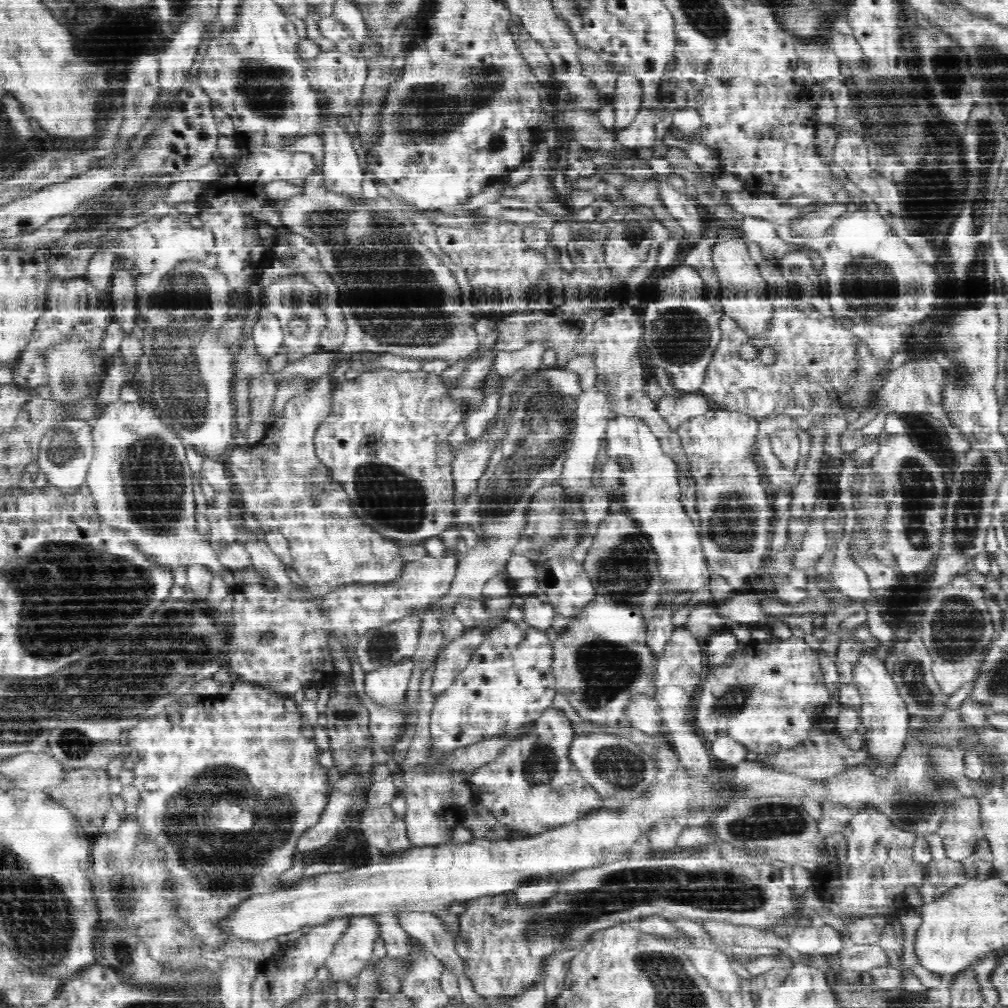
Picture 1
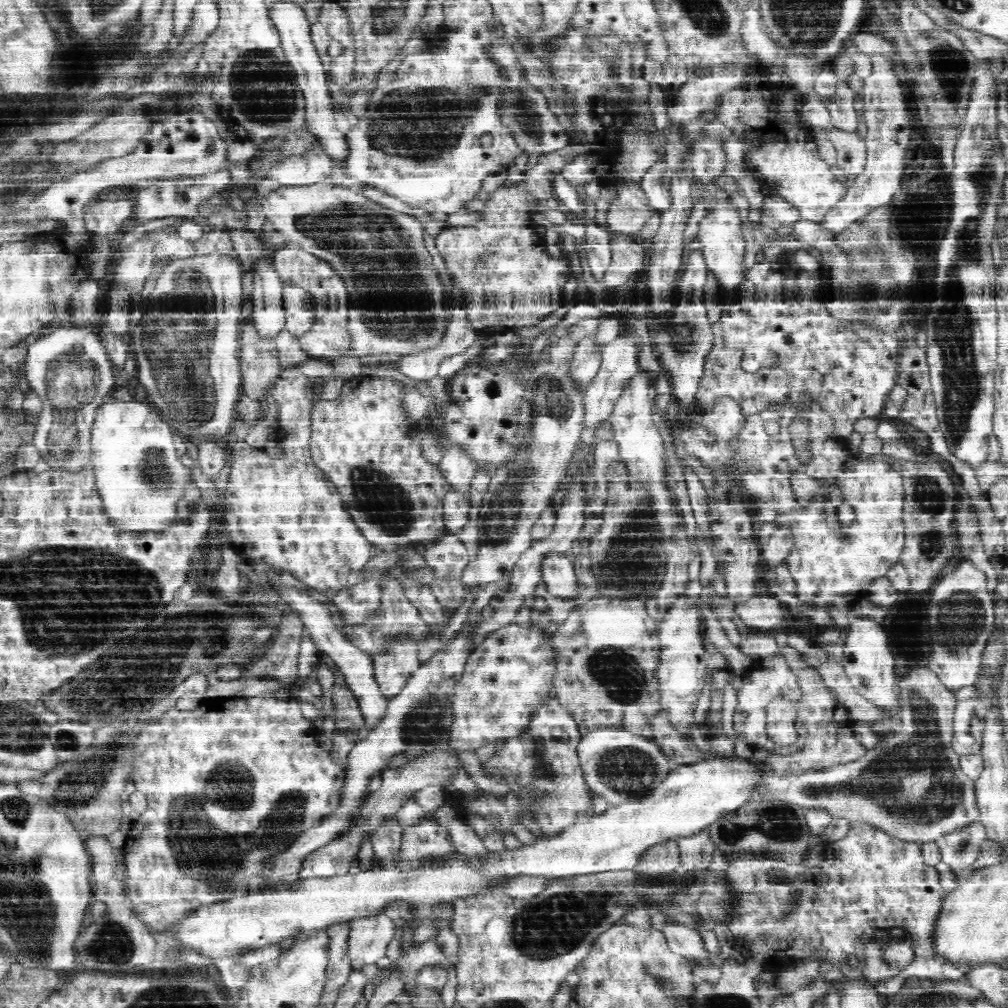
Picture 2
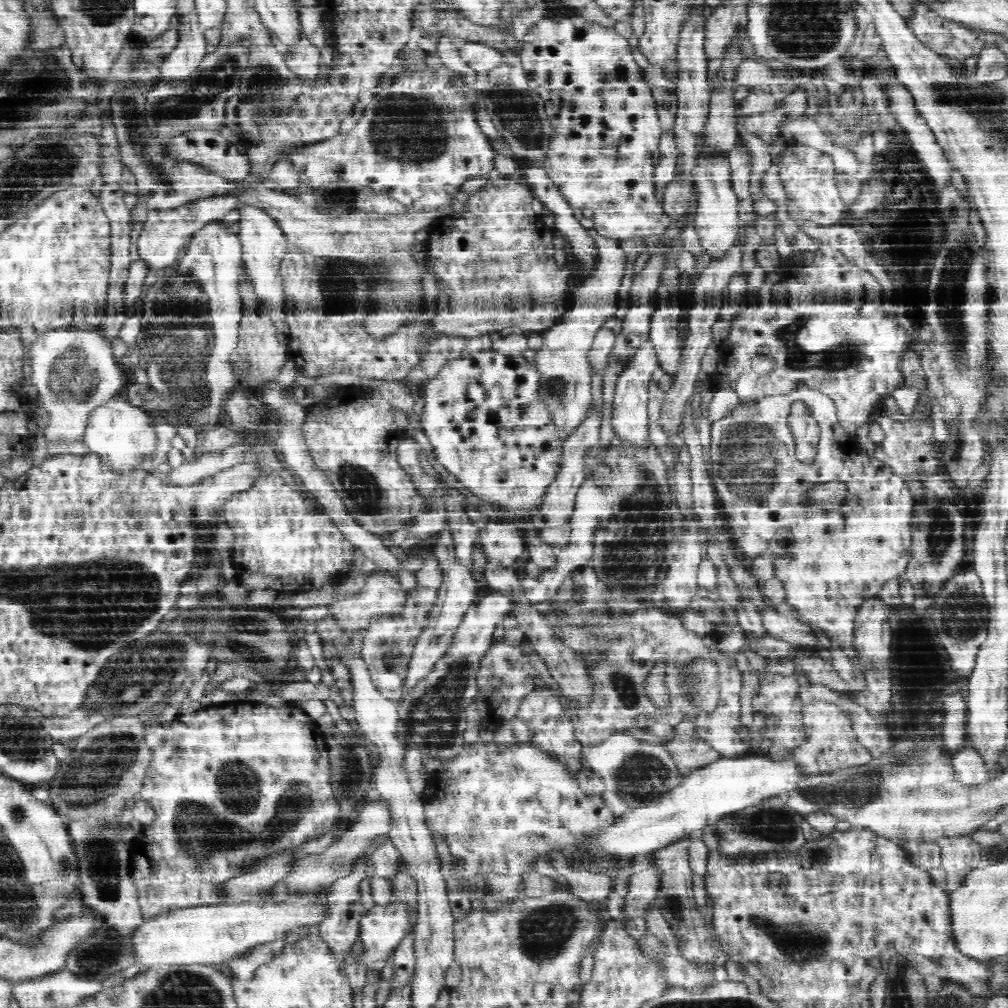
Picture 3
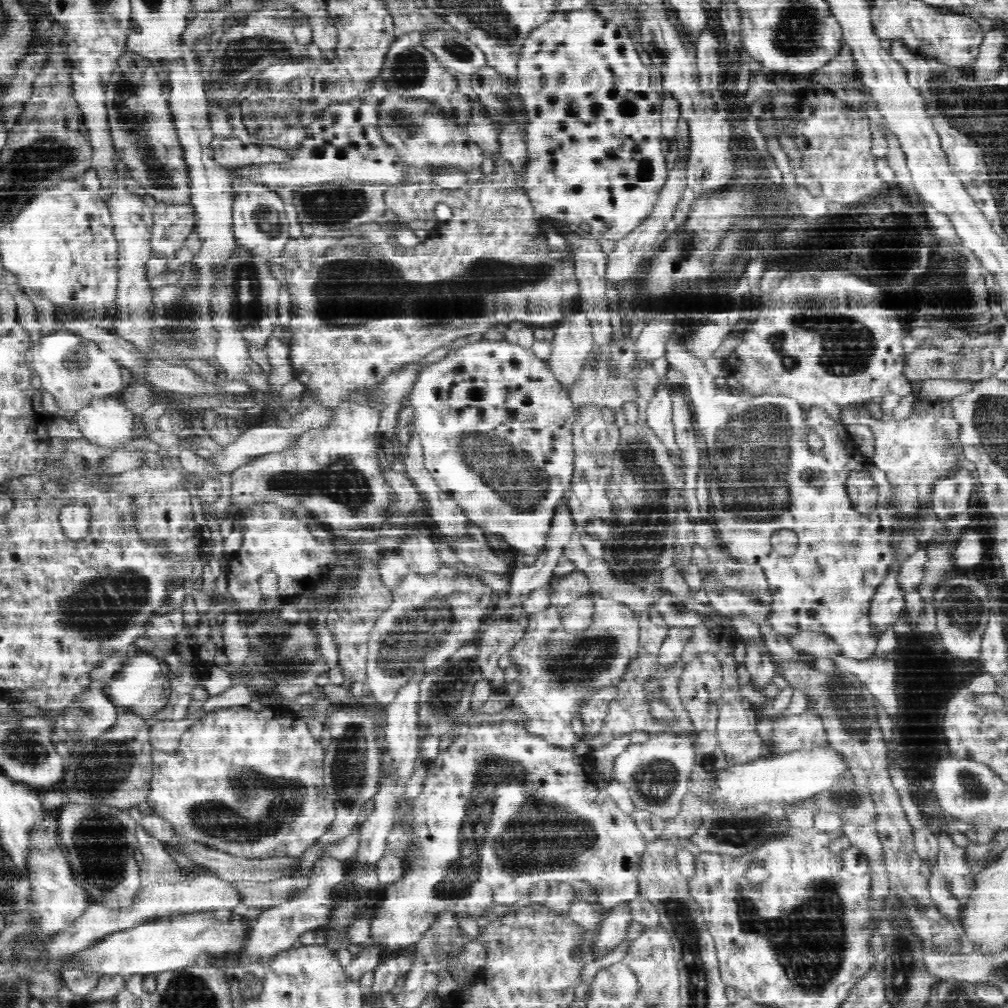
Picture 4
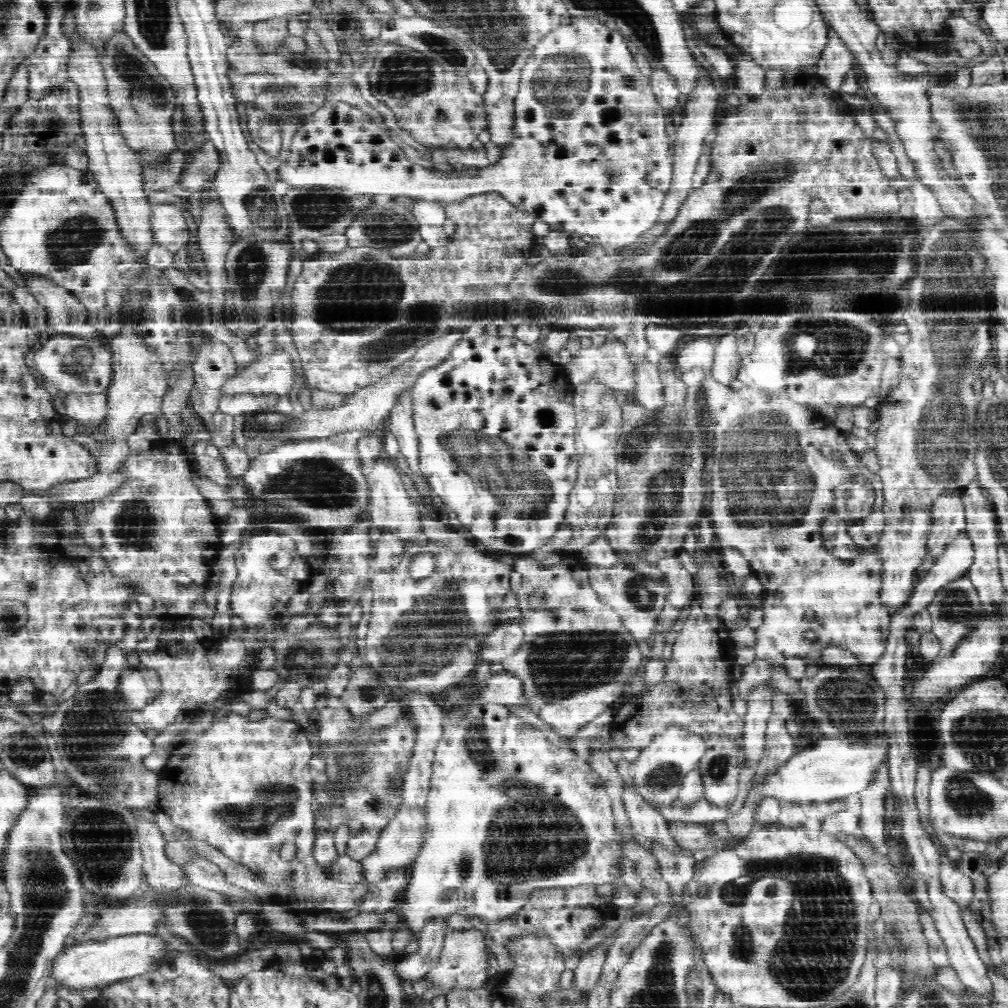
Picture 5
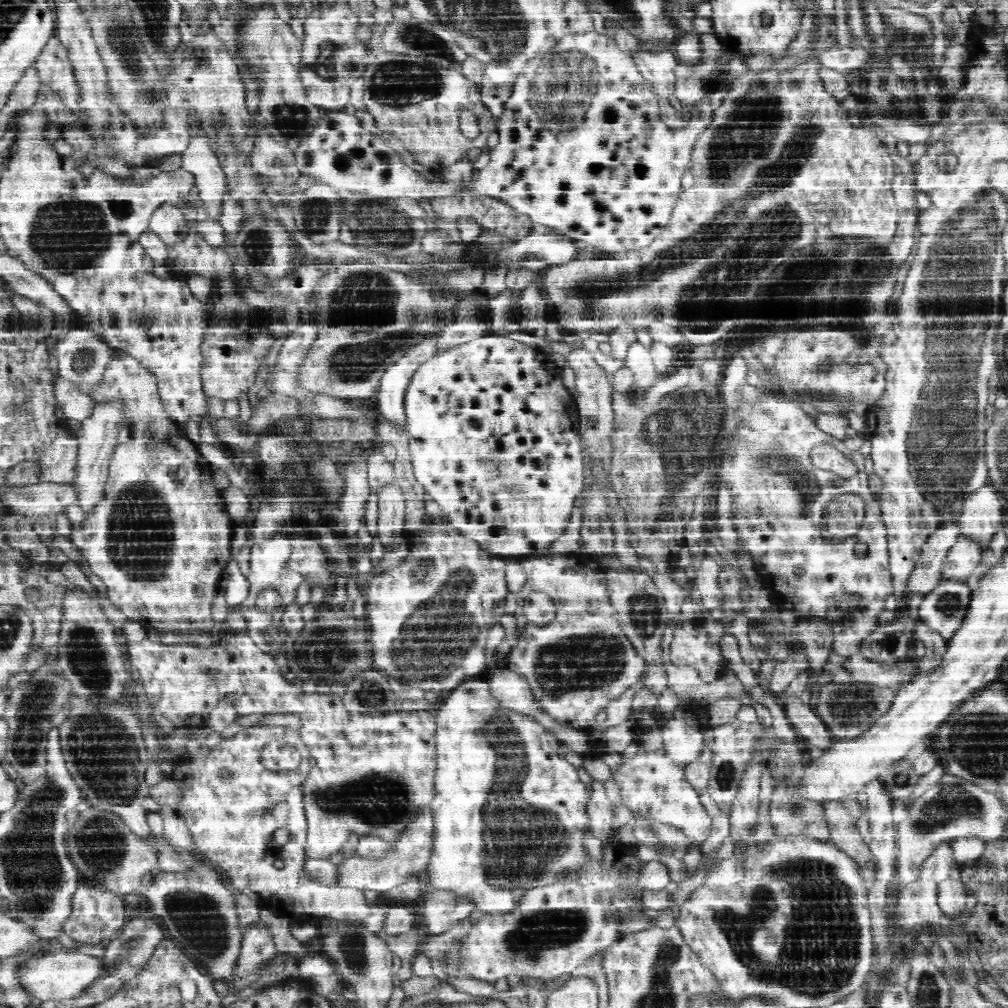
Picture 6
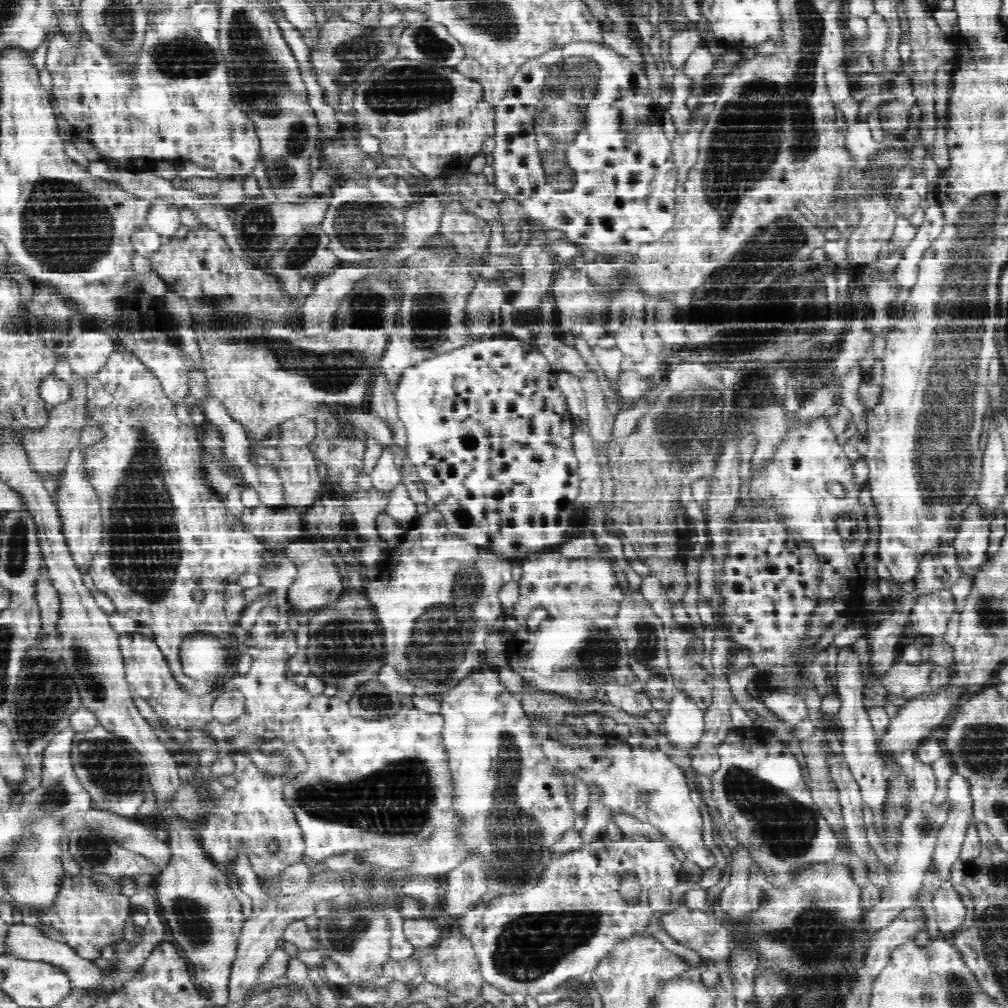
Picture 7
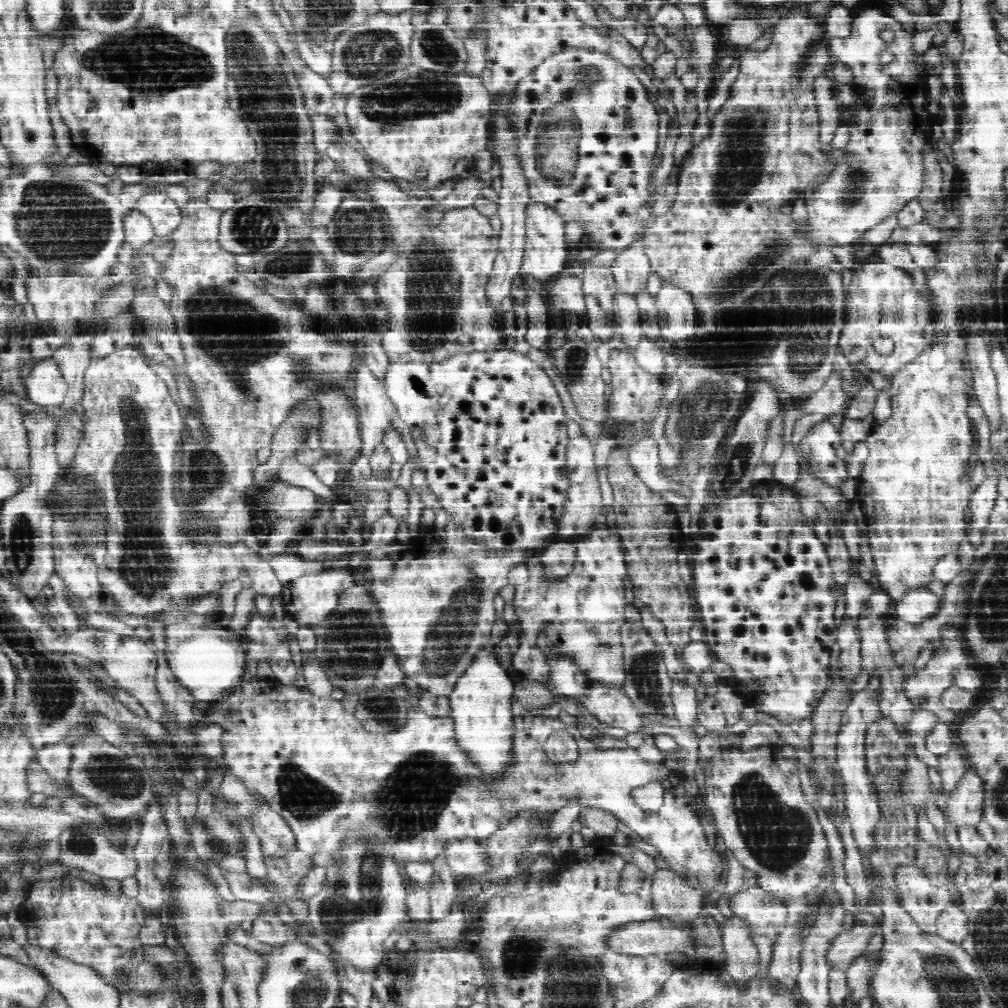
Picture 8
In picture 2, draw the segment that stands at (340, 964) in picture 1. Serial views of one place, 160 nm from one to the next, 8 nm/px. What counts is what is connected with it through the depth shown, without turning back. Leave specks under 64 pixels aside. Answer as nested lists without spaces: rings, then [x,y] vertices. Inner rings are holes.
[[[385,913],[354,919],[347,928],[347,956],[353,971],[382,959],[397,929]]]

